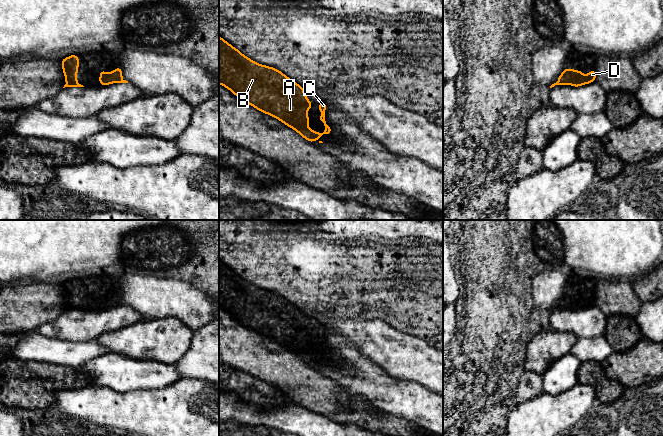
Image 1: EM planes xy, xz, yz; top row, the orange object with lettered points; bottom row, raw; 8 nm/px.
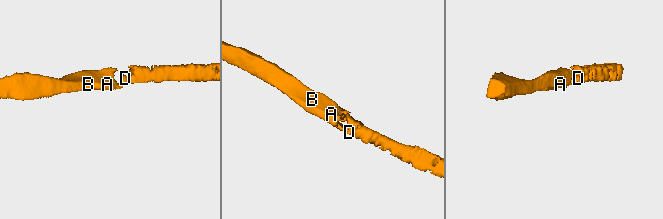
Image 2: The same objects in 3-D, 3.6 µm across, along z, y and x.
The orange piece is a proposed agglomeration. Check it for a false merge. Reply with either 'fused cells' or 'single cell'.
single cell

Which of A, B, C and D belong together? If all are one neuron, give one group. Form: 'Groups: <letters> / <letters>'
Groups: A B C D

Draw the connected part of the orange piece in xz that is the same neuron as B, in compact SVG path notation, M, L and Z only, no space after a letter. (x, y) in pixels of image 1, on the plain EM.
M220 260L219 308L257 334L291 351L311 367L331 355L325 345L329 329L324 326L317 329L322 337L318 346L324 347L325 355L318 357L308 352L311 345L307 335L313 328L306 321L304 312L278 293L246 281Z

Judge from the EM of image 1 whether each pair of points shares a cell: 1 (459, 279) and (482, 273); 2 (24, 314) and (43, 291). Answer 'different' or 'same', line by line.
1: same
2: same

